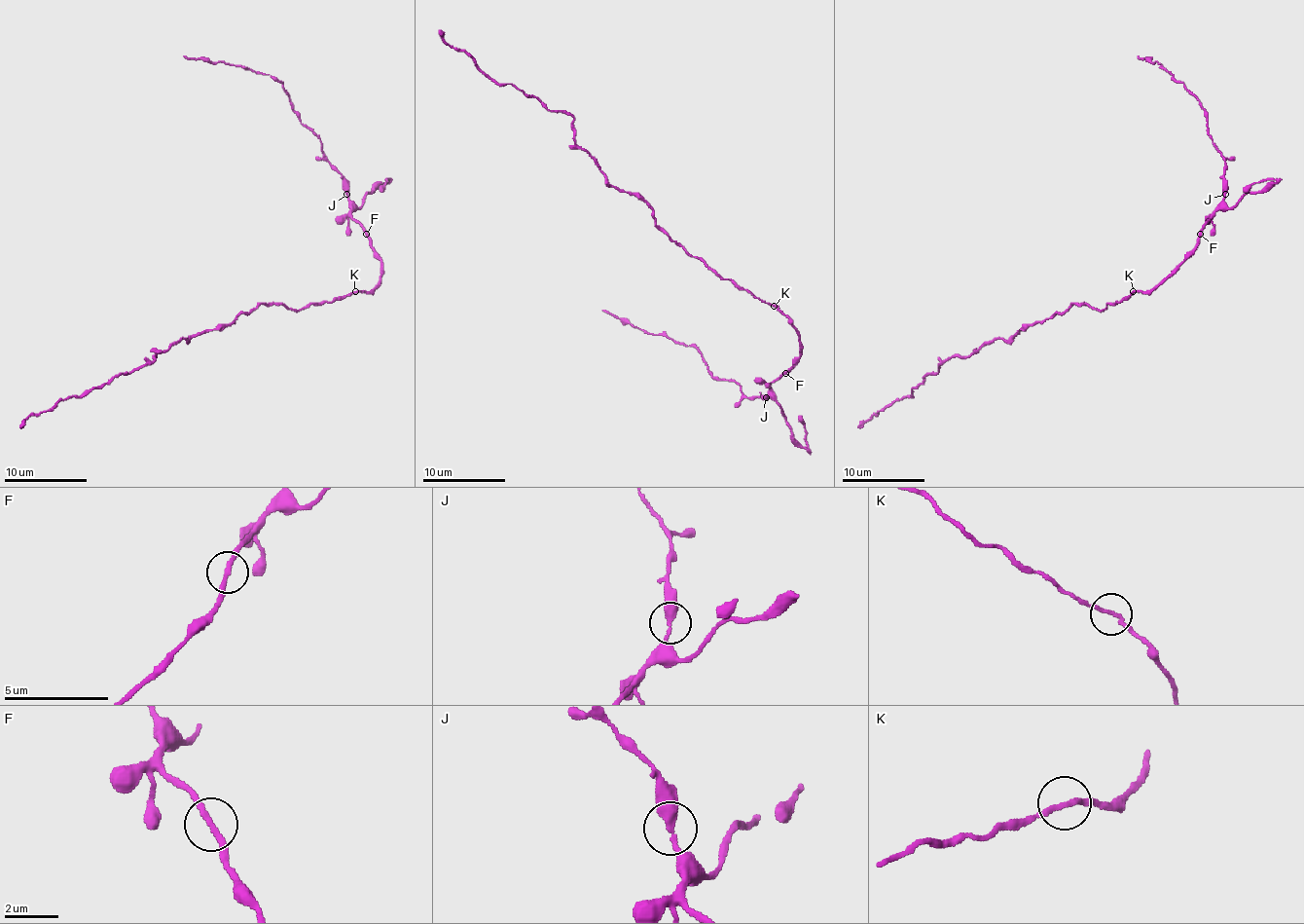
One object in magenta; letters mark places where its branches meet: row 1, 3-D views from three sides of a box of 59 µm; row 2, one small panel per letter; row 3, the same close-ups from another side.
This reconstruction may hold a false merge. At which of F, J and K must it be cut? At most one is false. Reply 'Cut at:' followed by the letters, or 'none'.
Cut at: K

